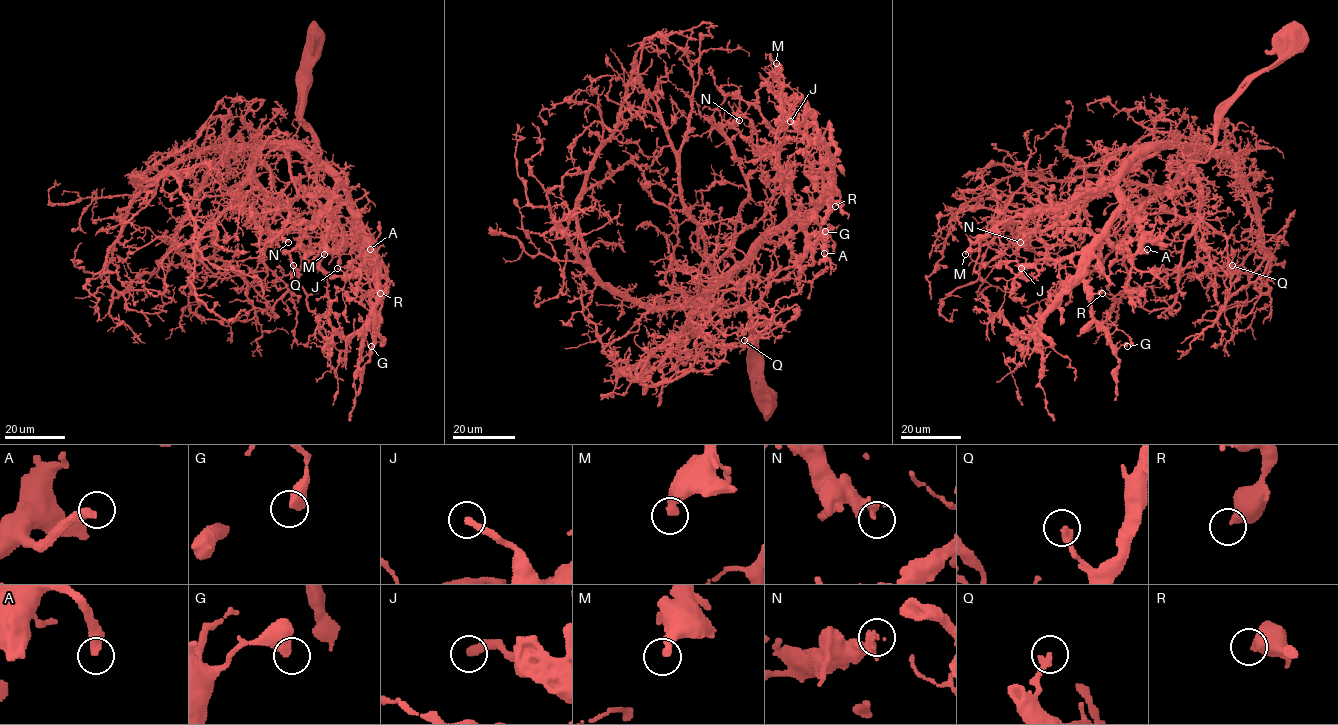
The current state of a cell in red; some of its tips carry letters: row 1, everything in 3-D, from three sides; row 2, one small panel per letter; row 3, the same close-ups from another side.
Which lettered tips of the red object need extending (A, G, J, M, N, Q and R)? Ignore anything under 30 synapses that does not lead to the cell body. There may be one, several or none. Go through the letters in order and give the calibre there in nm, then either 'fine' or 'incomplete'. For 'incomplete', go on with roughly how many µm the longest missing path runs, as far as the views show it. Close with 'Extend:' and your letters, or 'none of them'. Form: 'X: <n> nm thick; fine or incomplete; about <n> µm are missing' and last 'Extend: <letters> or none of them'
A: 360 nm thick; incomplete; about 15 µm are missing
G: 480 nm thick; fine
J: 320 nm thick; fine
M: 400 nm thick; fine
N: 280 nm thick; fine
Q: 260 nm thick; fine
R: 460 nm thick; fine
Extend: A

